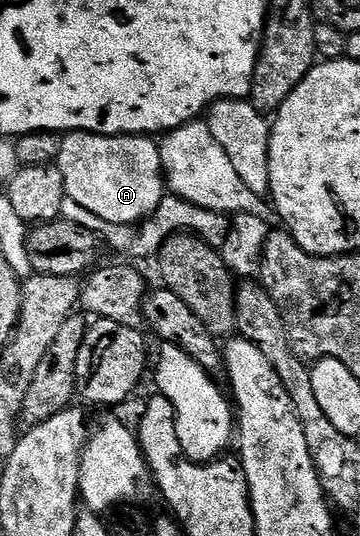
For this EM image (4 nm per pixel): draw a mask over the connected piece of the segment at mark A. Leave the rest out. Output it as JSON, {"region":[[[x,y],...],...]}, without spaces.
{"region":[[[71,131],[62,137],[60,143],[60,155],[58,156],[56,166],[63,176],[63,183],[66,189],[66,196],[71,197],[80,203],[80,206],[84,207],[87,211],[92,211],[100,219],[105,219],[107,223],[129,225],[131,227],[137,226],[139,223],[146,220],[150,214],[154,213],[157,209],[157,205],[163,199],[164,196],[164,174],[162,172],[162,160],[160,159],[160,151],[158,150],[159,142],[150,135],[135,135],[132,133],[121,133],[113,137],[112,135],[100,135],[99,133],[80,133],[77,131]]]}

